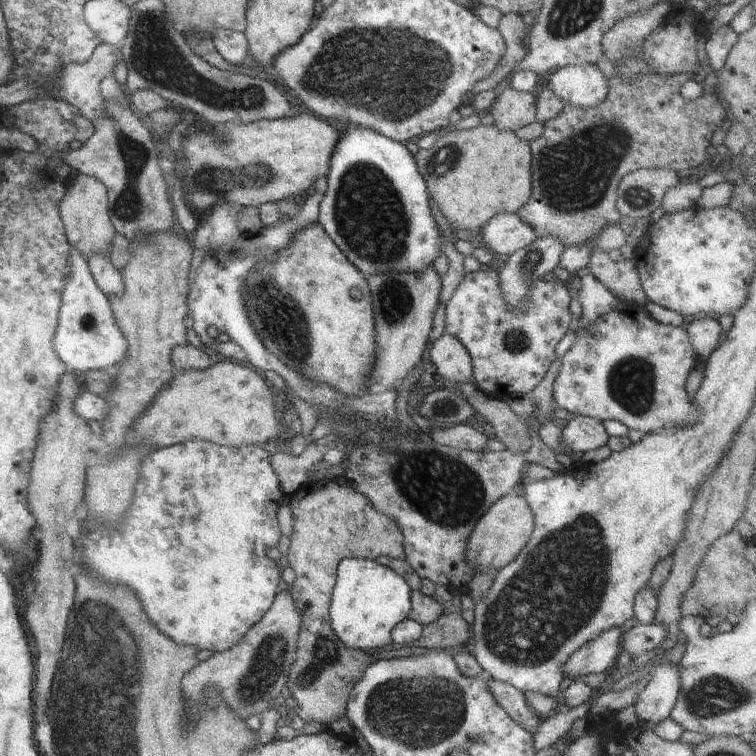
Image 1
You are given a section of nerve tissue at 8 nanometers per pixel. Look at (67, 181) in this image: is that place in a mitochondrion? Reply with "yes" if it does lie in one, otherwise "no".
no

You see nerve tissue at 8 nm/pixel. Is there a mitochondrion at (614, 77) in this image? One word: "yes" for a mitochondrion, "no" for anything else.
no

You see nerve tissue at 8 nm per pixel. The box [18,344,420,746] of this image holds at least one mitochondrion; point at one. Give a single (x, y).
(271, 659)

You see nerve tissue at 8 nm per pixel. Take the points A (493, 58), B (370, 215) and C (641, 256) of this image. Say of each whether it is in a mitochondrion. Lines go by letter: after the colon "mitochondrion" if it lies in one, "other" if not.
A: other
B: mitochondrion
C: other

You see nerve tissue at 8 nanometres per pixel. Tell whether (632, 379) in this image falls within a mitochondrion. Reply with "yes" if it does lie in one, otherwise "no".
yes

